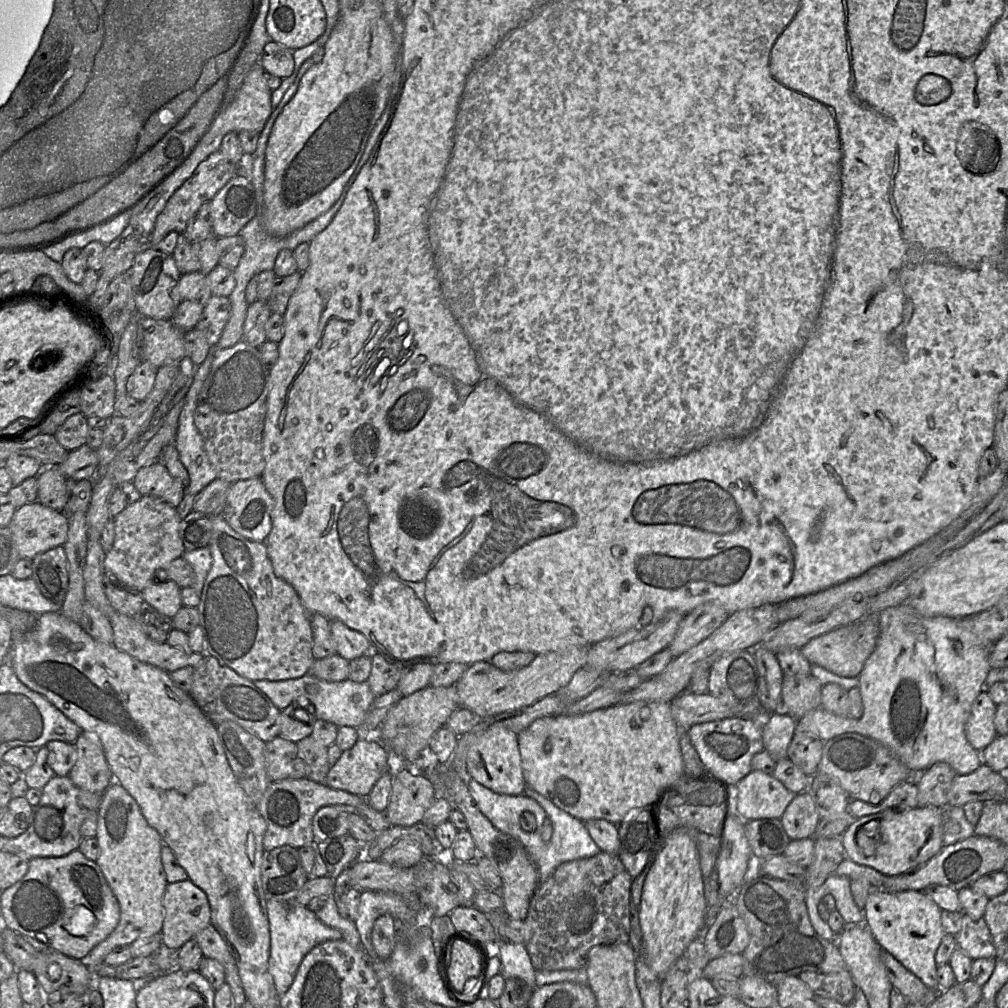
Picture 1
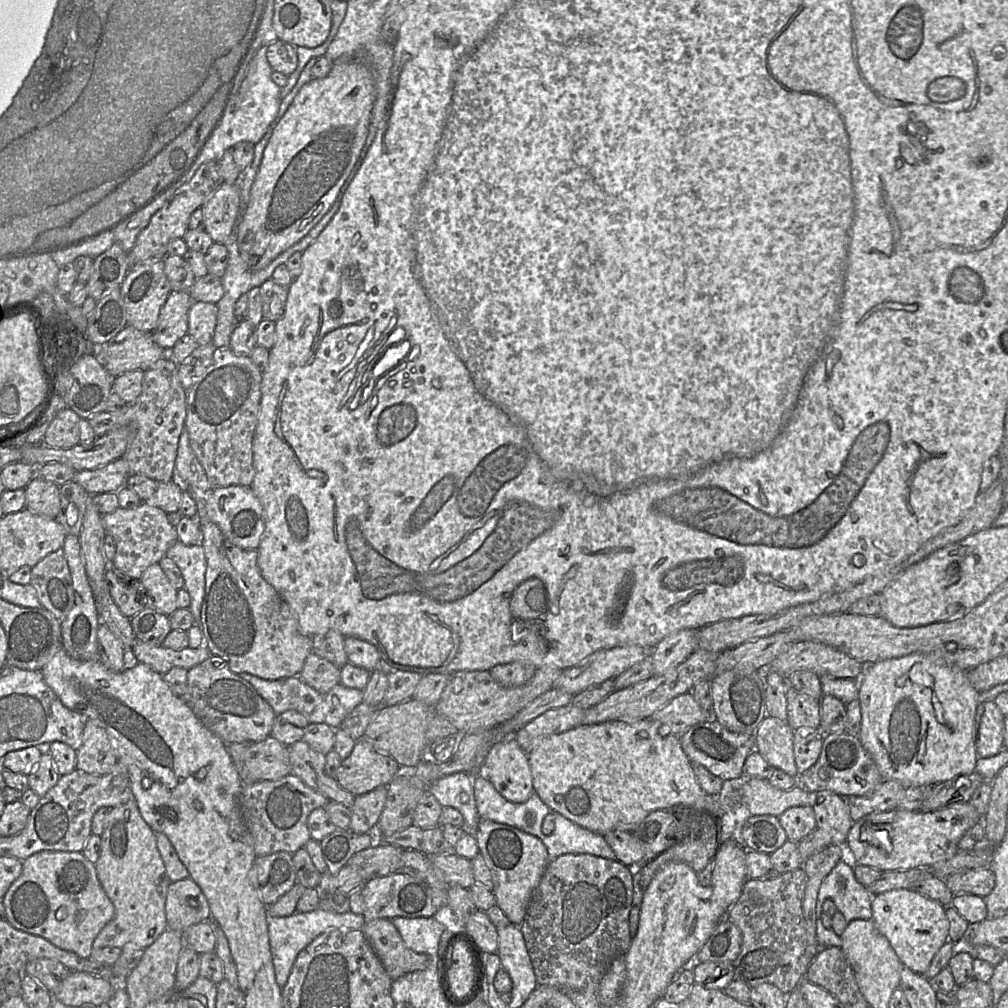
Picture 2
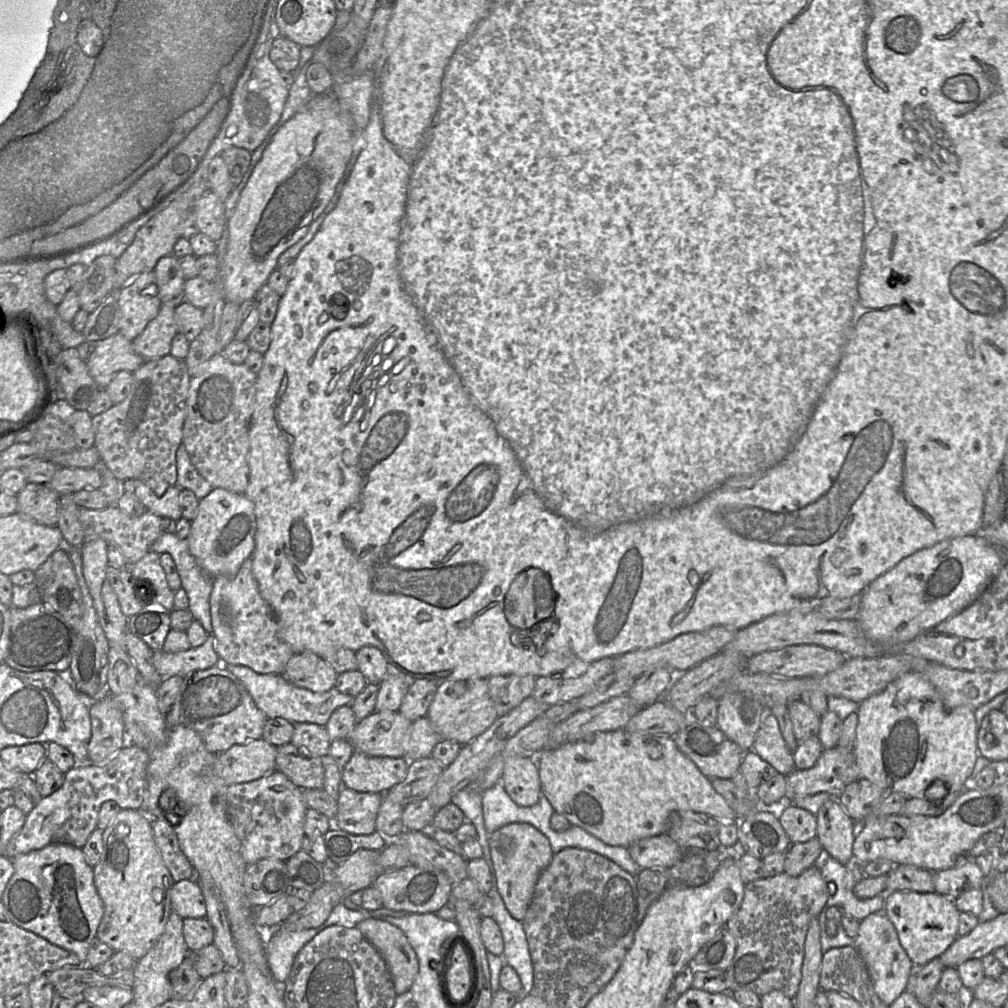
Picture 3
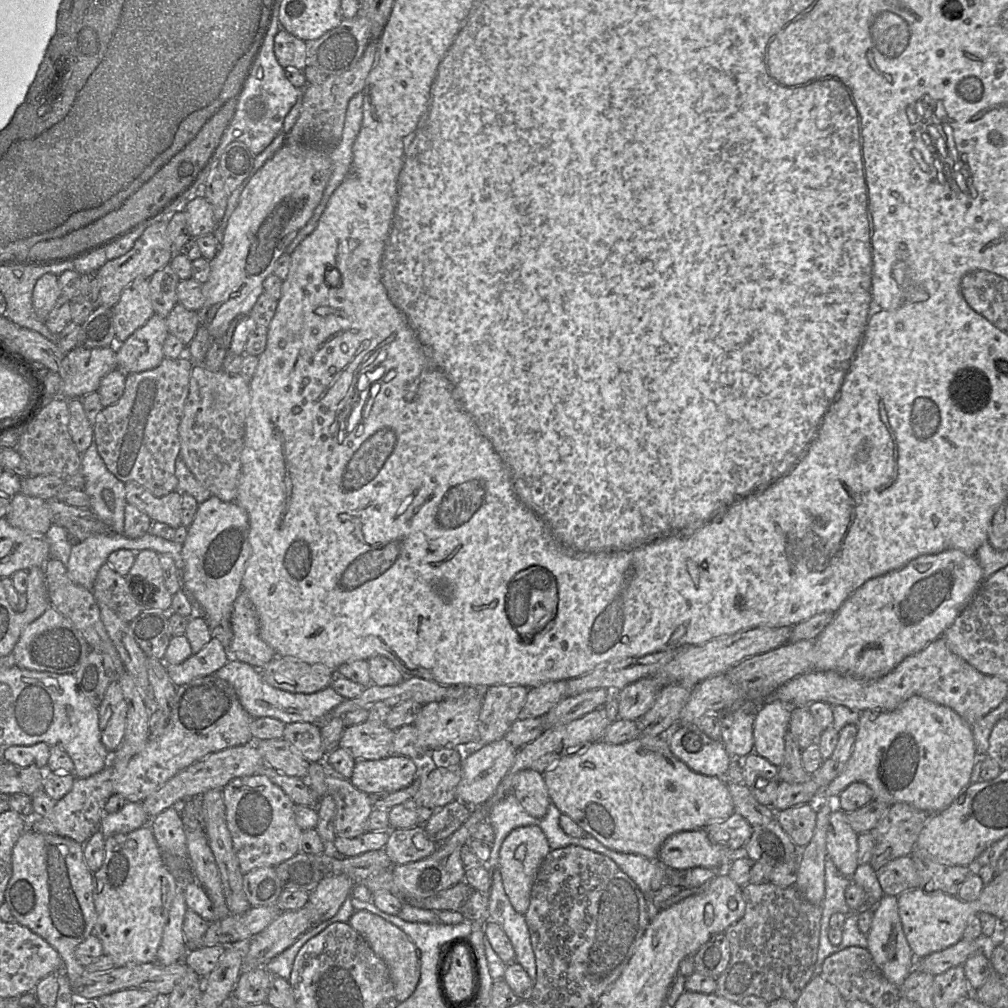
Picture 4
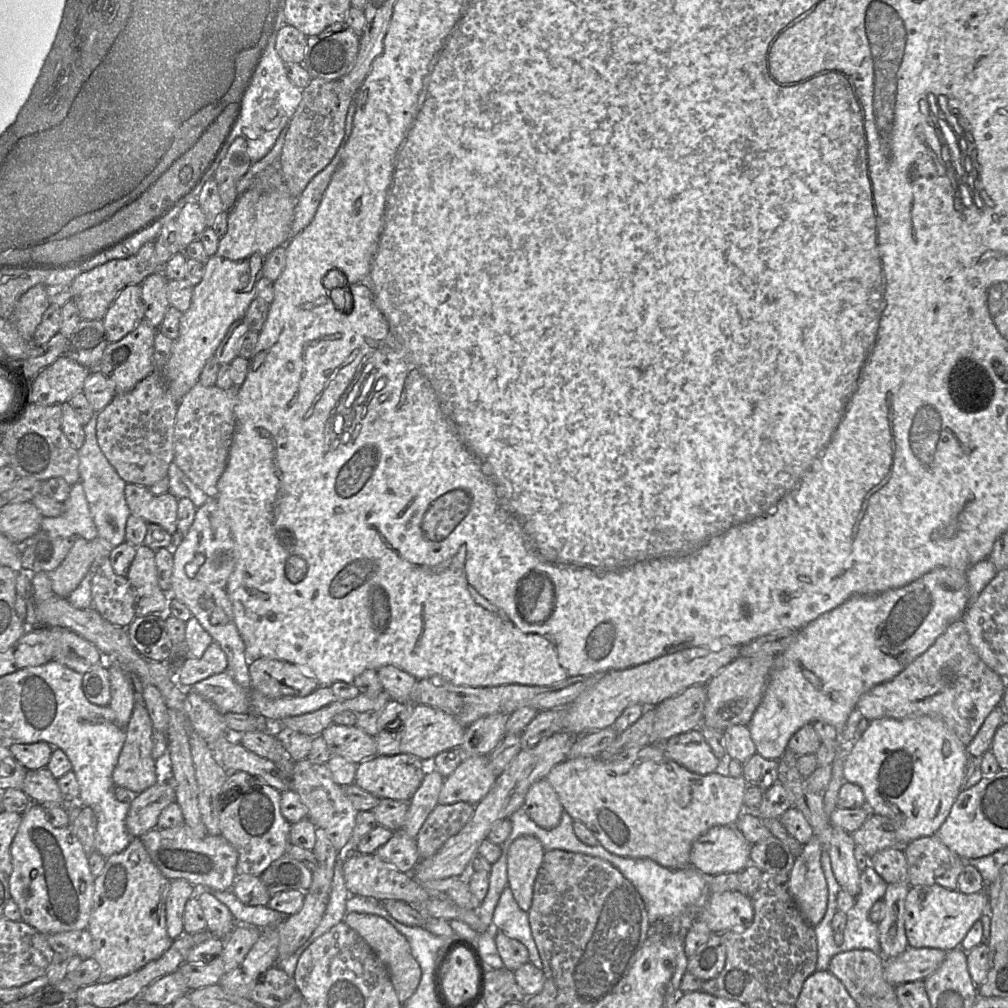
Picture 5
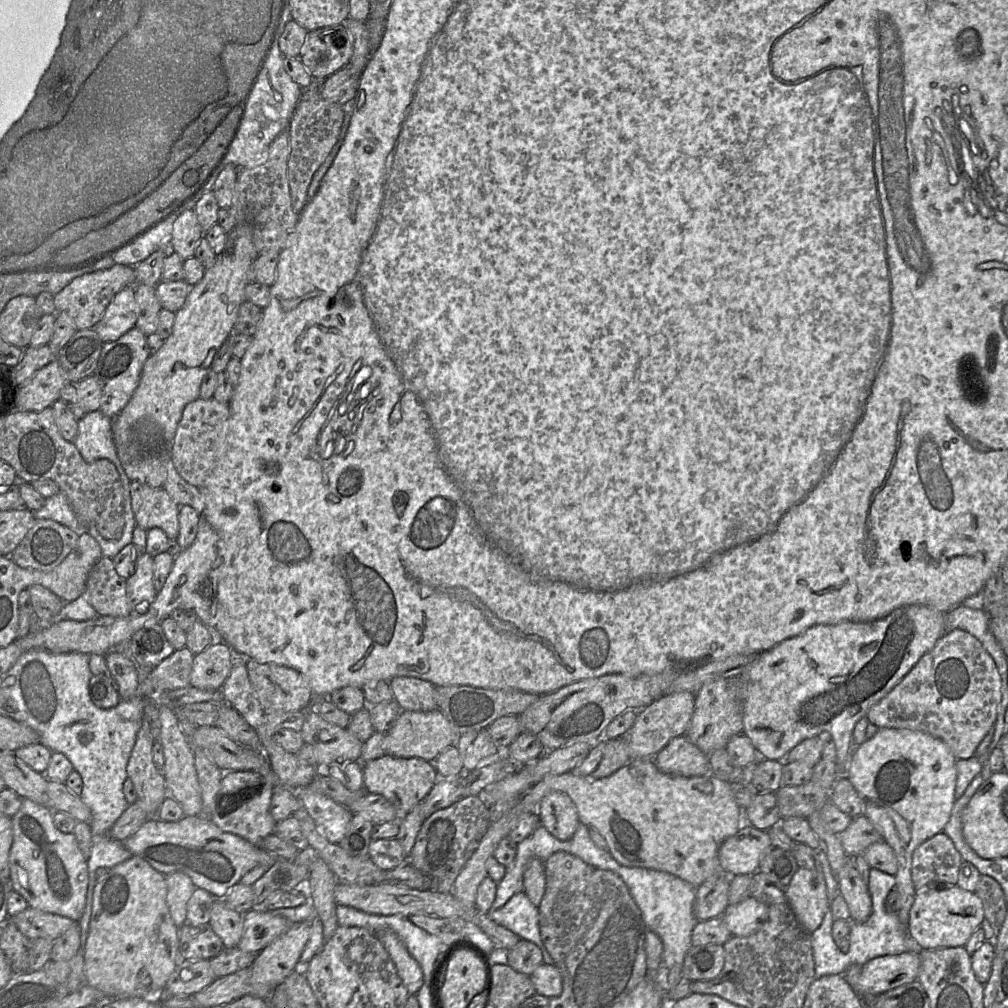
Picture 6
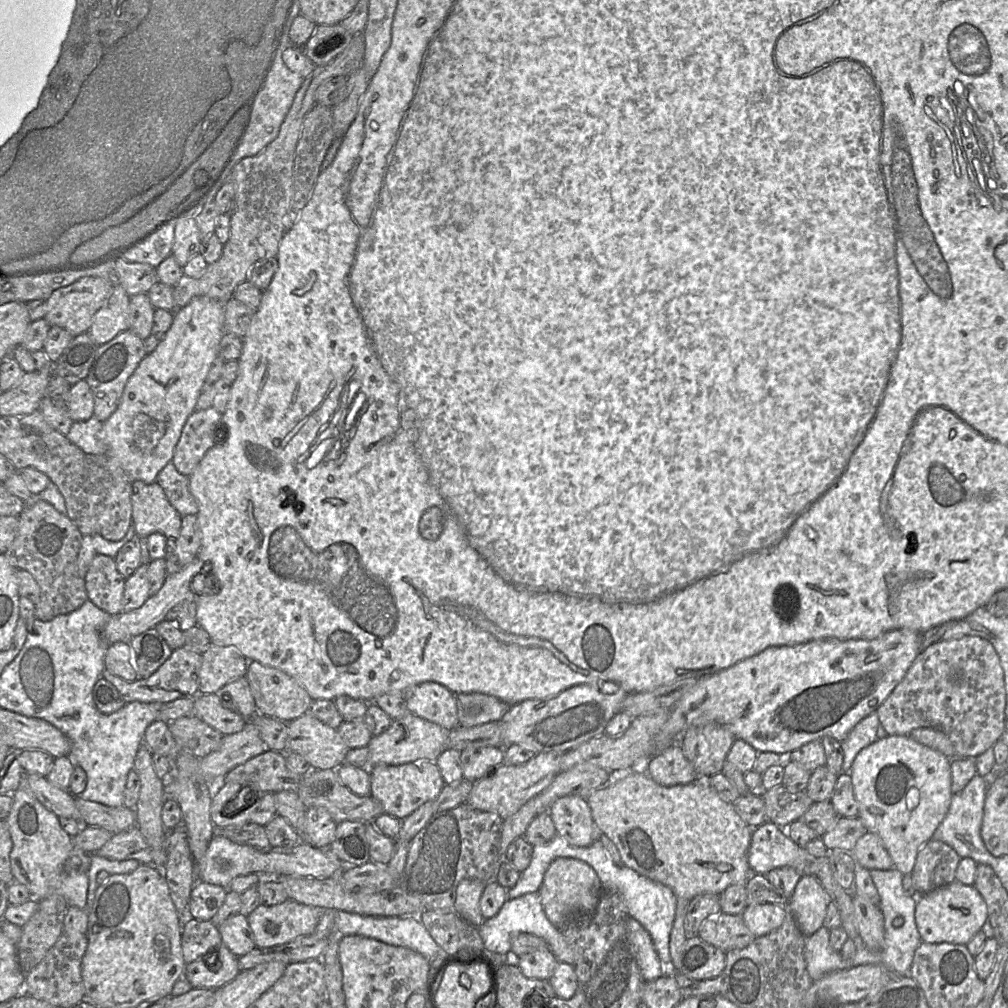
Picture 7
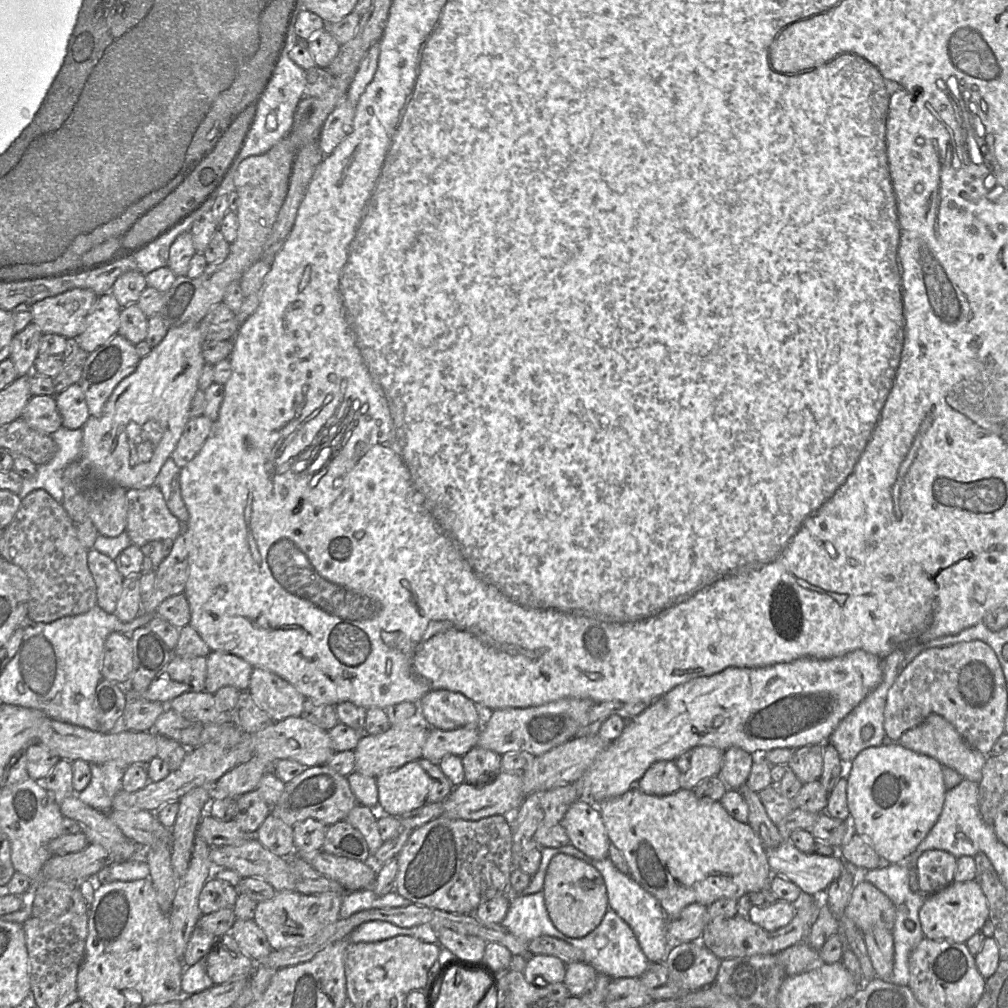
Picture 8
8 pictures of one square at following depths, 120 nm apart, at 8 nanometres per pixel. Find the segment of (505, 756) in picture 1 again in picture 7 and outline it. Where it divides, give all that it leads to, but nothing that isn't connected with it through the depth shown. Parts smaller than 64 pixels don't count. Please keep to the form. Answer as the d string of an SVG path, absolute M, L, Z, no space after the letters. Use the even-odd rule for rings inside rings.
M568 795L557 799L548 809L557 834L573 846L586 847L598 840L601 834L593 820L586 799Z

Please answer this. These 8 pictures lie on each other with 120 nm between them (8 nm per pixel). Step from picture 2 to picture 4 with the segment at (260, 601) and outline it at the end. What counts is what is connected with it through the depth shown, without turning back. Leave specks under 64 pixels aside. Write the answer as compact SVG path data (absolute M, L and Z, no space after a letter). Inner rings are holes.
M243 589L237 595L231 616L233 639L229 659L262 668L276 657L275 651L261 638L257 612Z

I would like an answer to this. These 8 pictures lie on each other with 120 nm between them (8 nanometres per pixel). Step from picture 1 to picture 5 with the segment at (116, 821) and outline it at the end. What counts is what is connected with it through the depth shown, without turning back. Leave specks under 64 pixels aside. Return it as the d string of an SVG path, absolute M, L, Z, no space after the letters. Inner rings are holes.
M134 837L128 847L122 852L113 854L106 858L106 862L101 873L94 879L92 909L87 926L87 930L90 932L93 939L94 951L92 958L94 958L101 967L102 977L100 978L99 982L110 982L114 979L129 975L141 969L147 963L158 959L167 949L169 949L173 942L173 940L168 936L166 927L166 899L169 887L170 880L161 873L159 868L151 860L140 837Z

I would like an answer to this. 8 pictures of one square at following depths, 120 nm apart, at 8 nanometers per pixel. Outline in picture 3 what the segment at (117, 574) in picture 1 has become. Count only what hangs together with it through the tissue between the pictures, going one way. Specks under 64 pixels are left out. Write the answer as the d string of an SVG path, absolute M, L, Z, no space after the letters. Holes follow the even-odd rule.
M108 506L102 510L81 508L79 513L85 540L101 538L108 544L117 546L125 557L128 566L138 562L151 550L152 544L163 533L162 518L148 510L141 516L132 517L117 506Z

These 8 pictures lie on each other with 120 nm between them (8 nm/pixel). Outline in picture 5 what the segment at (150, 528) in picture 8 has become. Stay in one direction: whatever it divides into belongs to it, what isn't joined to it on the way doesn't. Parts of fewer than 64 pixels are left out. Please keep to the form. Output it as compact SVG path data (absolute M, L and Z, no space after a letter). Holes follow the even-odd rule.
M131 483L126 484L124 493L132 515L162 526L171 535L177 531L179 499L174 495L154 495L144 486Z

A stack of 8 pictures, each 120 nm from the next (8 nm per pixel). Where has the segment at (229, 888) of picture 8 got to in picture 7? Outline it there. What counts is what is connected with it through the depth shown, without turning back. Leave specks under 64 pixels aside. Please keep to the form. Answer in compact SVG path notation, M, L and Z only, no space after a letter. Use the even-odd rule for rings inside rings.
M198 881L191 892L188 917L211 921L225 901L229 890L220 885Z

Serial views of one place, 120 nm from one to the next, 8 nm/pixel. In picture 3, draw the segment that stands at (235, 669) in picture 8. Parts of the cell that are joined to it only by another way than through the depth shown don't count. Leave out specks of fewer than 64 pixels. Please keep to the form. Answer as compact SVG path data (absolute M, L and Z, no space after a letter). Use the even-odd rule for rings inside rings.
M211 633L203 644L195 648L175 653L155 651L152 655L153 665L163 679L175 675L184 677L190 672L215 666L220 657L215 651L214 639Z

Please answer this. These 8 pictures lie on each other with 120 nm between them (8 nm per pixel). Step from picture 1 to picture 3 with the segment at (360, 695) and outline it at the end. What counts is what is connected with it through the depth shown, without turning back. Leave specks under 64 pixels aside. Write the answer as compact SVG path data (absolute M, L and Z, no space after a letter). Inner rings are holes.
M242 665L226 667L244 684L256 706L268 719L281 717L293 724L314 723L325 726L337 708L350 705L354 699L353 696L341 693L335 686L327 692L317 693L292 685L281 674L259 674Z

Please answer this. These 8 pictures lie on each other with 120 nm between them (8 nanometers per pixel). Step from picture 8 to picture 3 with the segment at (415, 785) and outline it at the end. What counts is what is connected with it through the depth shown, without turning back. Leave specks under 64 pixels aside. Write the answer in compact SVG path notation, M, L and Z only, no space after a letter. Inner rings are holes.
M354 750L341 770L343 787L366 793L385 794L408 773L406 758L373 757Z

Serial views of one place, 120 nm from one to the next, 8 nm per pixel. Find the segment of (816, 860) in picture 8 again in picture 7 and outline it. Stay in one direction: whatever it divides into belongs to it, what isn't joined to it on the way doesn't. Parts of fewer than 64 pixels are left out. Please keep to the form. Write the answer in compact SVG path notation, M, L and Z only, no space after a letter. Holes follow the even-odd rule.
M772 822L753 828L747 852L752 873L766 875L769 871L789 866L801 875L812 874L812 857L805 847L796 844L785 829Z

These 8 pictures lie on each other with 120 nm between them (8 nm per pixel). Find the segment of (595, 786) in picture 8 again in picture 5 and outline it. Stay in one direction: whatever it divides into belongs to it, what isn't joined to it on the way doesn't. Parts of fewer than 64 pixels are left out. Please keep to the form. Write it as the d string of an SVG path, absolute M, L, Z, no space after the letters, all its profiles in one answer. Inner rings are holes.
M939 567L906 586L876 595L853 596L805 625L798 630L795 641L784 652L775 656L766 691L748 724L756 753L768 760L779 760L786 751L790 738L804 725L819 720L832 725L838 733L838 754L832 763L831 780L823 793L824 810L830 816L838 807L838 794L845 782L845 747L842 747L841 733L859 698L874 686L897 676L927 651L950 624L962 620L968 606L966 571Z

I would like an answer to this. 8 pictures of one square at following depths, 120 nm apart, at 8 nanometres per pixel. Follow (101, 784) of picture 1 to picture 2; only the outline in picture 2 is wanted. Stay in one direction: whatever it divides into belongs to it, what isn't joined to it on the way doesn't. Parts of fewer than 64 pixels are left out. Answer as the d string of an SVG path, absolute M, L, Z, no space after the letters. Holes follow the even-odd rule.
M86 719L82 740L76 750L76 769L93 775L109 773L117 763L110 738L95 719Z

